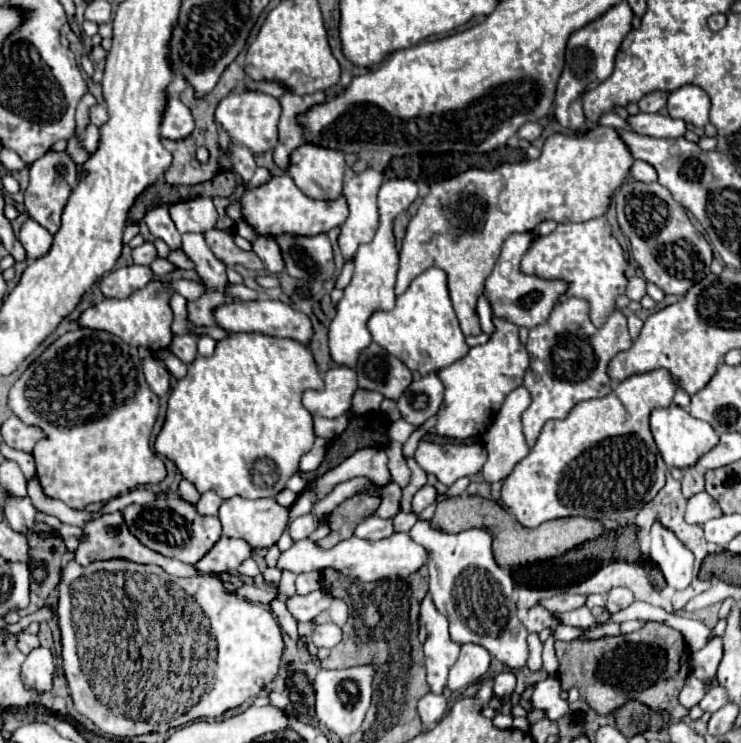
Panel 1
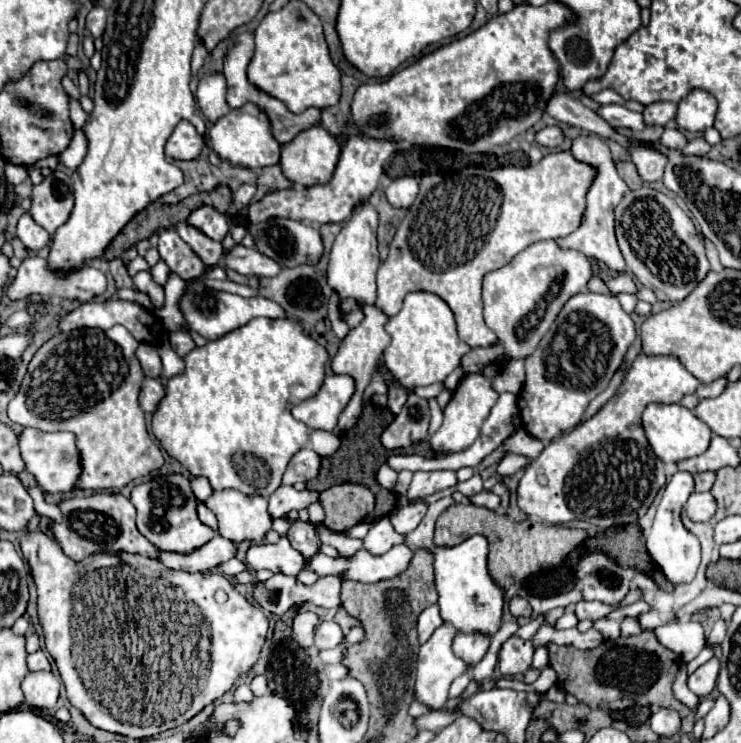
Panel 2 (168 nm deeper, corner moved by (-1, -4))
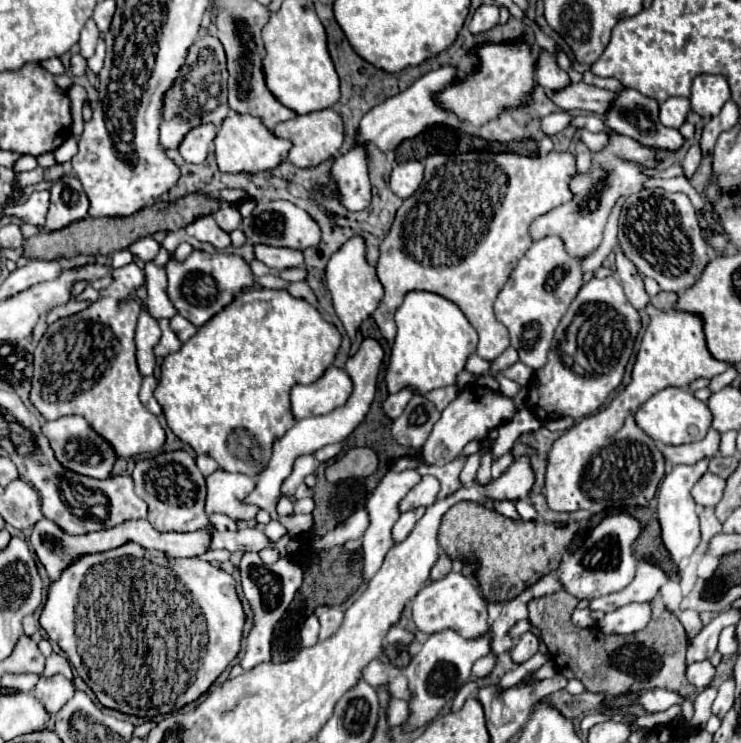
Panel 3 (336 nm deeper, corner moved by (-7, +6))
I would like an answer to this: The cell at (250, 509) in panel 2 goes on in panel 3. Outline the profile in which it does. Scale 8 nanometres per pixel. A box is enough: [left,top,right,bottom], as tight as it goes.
[205,470,259,520]

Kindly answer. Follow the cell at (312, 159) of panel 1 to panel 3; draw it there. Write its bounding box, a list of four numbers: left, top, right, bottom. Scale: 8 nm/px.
[273,108,343,168]

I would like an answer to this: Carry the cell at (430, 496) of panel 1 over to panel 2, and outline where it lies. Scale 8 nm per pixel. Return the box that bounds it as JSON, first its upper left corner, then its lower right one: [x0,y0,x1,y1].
[391,502,427,534]

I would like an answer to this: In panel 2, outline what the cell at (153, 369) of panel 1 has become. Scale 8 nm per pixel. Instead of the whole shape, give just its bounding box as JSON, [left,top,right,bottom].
[139,378,165,412]

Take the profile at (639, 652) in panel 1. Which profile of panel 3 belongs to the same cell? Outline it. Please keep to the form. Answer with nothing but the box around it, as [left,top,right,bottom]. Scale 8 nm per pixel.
[529,590,695,696]

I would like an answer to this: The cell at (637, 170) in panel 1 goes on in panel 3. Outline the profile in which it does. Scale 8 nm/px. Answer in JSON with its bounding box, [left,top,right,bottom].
[605,86,683,150]

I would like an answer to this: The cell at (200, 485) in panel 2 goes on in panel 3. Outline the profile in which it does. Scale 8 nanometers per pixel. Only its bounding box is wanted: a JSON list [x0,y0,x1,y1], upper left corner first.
[197,454,219,476]

